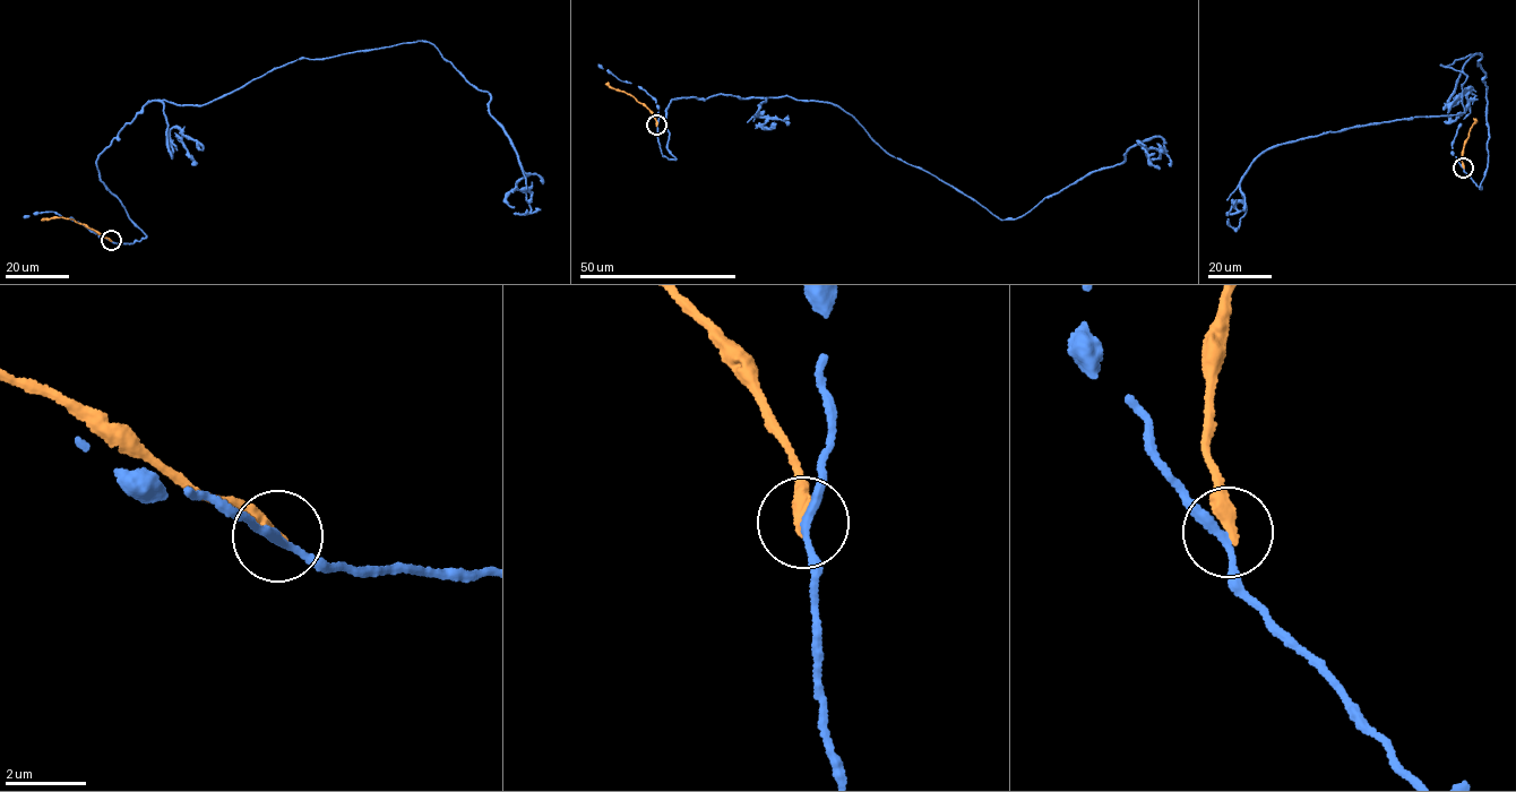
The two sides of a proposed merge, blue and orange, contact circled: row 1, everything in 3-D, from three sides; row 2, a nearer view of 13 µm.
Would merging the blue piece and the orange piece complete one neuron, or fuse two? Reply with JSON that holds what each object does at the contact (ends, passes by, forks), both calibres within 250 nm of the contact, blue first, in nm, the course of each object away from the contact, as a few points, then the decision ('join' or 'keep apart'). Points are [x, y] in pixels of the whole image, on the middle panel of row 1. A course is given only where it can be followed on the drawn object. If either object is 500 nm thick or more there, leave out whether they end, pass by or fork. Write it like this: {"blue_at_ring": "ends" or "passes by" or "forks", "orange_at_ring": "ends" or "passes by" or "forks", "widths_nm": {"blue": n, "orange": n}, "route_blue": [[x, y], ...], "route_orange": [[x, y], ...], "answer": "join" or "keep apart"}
{"blue_at_ring": "passes by", "orange_at_ring": "ends", "widths_nm": {"blue": 200, "orange": 340}, "route_blue": [[656, 126], [674, 160], [673, 98], [835, 104], [1002, 220], [1151, 139], [1164, 149], [1150, 164], [1142, 147]], "route_orange": [[656, 126], [648, 109], [634, 96], [605, 84]], "answer": "keep apart"}

